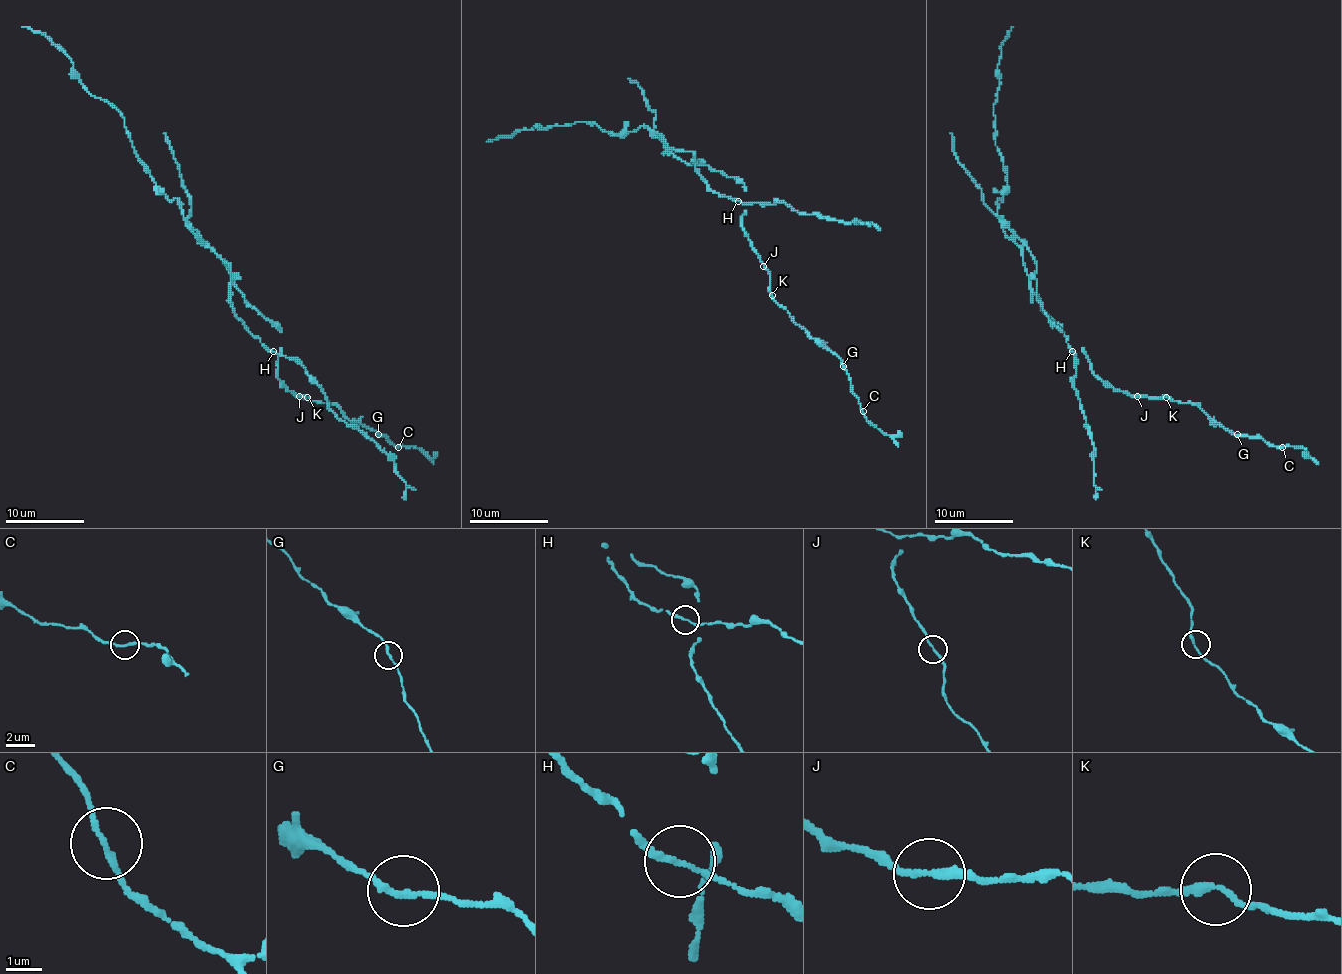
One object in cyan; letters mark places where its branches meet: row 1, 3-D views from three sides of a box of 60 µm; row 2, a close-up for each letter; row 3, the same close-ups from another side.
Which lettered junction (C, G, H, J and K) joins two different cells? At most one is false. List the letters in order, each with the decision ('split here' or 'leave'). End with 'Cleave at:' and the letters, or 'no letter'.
C: leave
G: leave
H: leave
J: leave
K: leave
Cleave at: no letter

